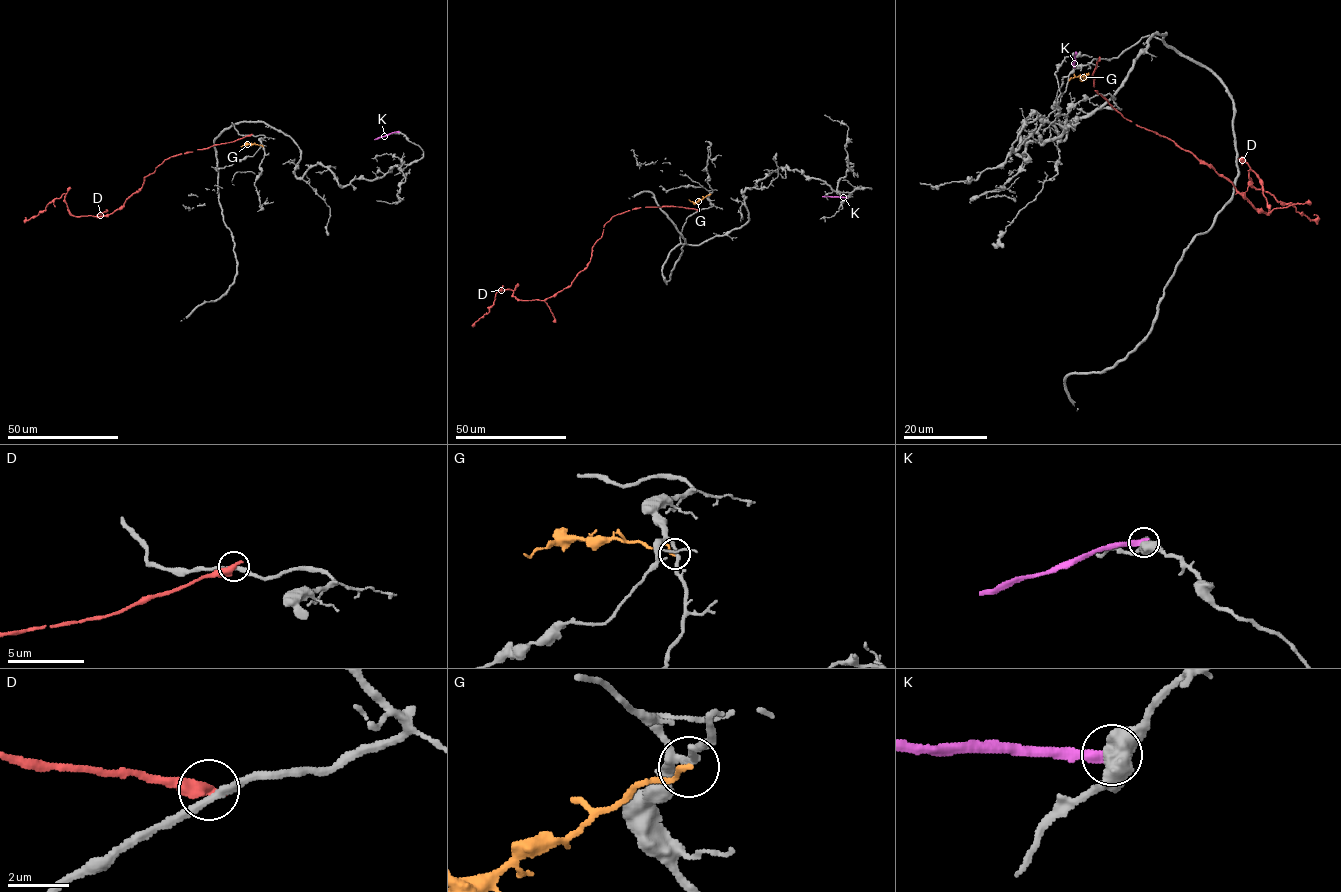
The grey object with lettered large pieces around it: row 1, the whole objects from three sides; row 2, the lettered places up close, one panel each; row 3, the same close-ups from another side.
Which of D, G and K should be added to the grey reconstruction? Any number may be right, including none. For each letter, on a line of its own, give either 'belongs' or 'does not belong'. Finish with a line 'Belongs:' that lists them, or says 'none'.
D: does not belong
G: belongs
K: does not belong
Belongs: G

